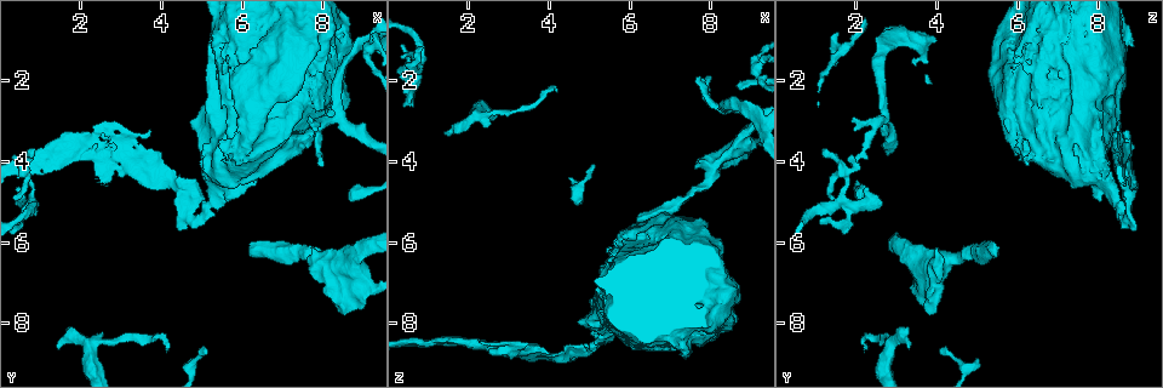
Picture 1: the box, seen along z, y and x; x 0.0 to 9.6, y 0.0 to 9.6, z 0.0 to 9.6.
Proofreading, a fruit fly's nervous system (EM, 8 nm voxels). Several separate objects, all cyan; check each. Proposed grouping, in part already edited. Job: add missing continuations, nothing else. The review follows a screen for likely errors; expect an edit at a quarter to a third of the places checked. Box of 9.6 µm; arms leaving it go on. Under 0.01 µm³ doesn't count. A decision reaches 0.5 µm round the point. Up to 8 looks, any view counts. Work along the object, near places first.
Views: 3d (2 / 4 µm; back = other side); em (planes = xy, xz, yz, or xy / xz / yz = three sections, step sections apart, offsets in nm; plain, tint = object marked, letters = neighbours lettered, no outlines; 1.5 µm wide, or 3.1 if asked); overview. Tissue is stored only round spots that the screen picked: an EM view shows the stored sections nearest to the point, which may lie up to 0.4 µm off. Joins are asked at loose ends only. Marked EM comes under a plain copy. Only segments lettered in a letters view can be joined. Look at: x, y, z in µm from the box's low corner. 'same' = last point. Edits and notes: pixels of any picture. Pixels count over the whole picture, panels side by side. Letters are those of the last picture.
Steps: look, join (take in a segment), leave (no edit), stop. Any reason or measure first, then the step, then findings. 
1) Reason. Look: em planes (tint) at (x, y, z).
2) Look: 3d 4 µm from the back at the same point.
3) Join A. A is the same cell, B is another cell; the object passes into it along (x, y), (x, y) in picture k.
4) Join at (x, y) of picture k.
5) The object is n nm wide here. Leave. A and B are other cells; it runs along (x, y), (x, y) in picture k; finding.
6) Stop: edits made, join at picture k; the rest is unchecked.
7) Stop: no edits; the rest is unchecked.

Free end. Look: em planes (letters) at (1.40, 8.65, 3.30).

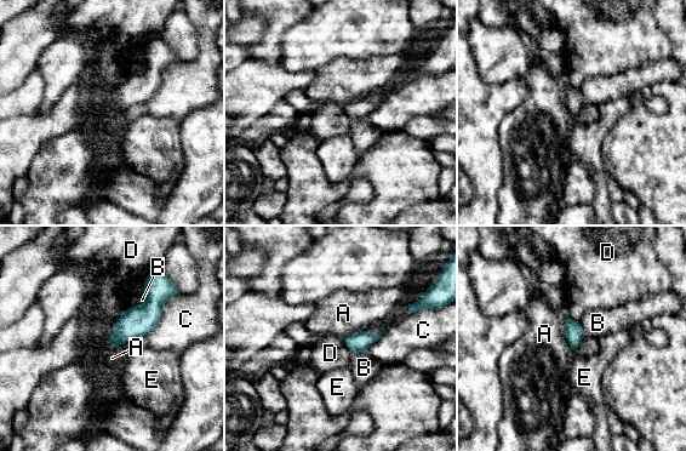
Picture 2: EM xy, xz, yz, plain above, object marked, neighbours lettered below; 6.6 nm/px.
Leave. A, B, C, D and E are other cells; a border runs along (114, 324), (108, 342), (115, 349) in picture 2; none of them fits.

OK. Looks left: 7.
Long arm stops here. Look: em xy step 4 (tint) at (6.10, 6.25, 5.45).

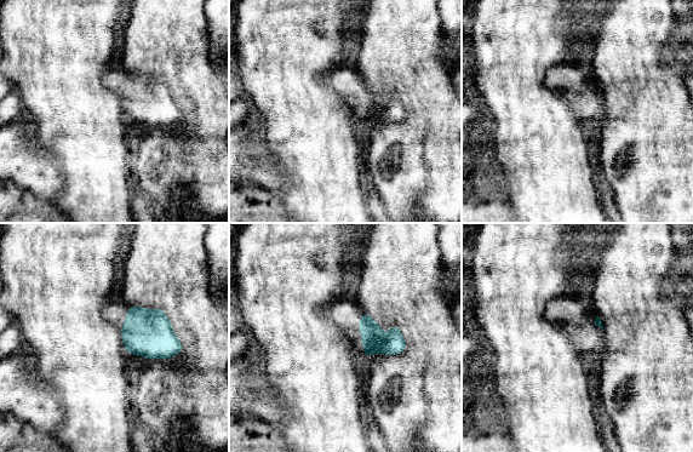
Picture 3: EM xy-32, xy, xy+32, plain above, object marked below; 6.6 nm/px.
Look: em planes (tint) at the same point.

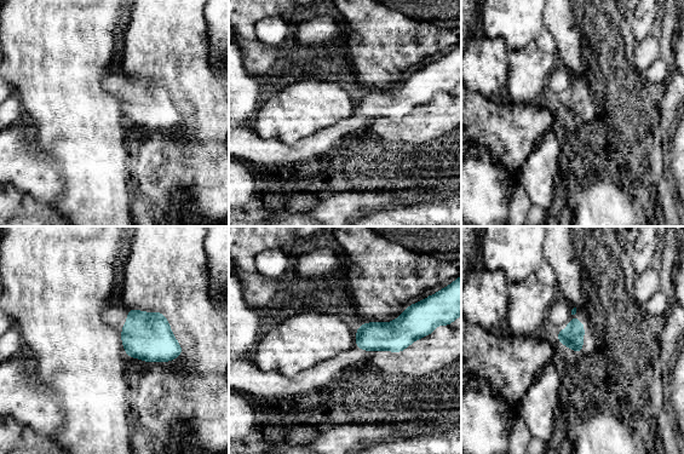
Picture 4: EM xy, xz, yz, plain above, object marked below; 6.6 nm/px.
See the neighbours. Look: em planes (letters) at the same point.

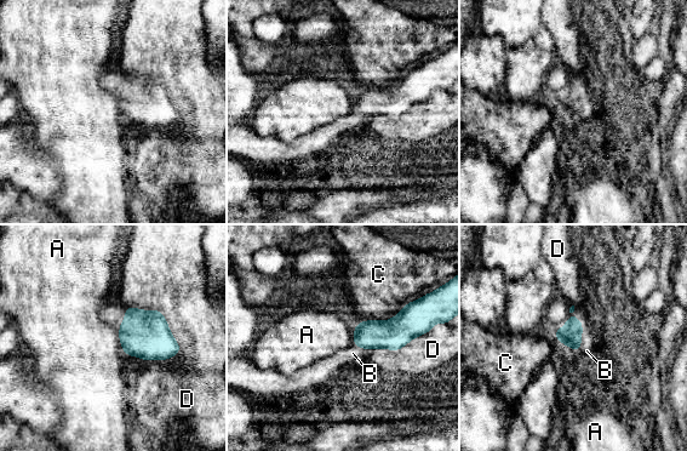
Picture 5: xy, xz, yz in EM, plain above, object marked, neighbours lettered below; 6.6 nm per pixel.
Join B. B is the same cell, A, C and D are other cells; the object passes into it along (570, 335), (580, 341), (587, 350) in picture 5; the neuron continues.

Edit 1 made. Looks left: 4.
Look: overview.

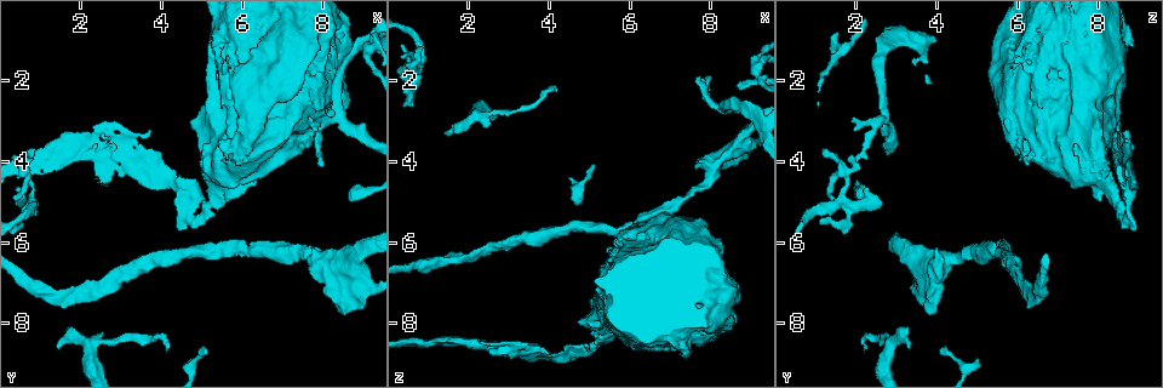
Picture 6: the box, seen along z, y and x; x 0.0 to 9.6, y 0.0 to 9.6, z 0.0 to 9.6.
Look: em planes (letters) at (8.05, 4.10, 1.95).

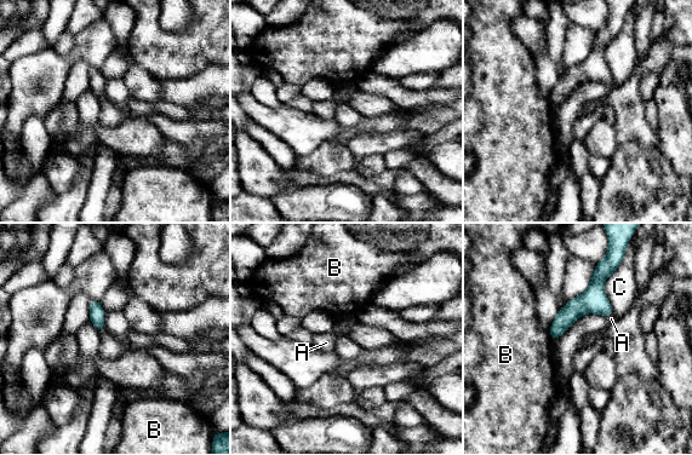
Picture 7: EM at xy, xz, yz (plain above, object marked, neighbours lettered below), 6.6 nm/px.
Leave. A, B and C are other cells; it runs along (595, 280), (595, 289), (553, 334) in picture 7; no lettered segment goes on from it.

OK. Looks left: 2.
Stop: edits made, join at picture 5; the rest is unchecked.

